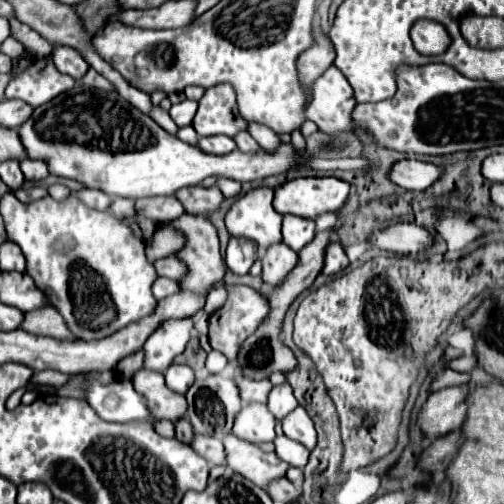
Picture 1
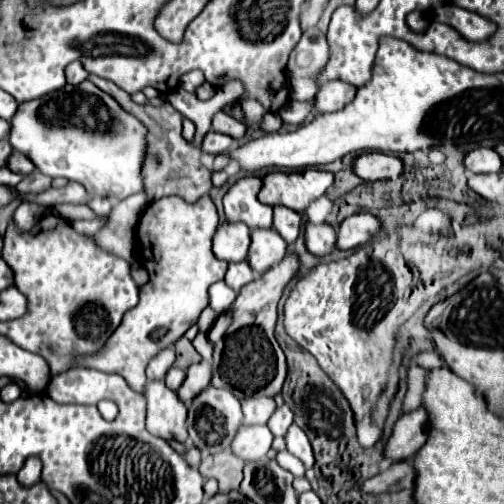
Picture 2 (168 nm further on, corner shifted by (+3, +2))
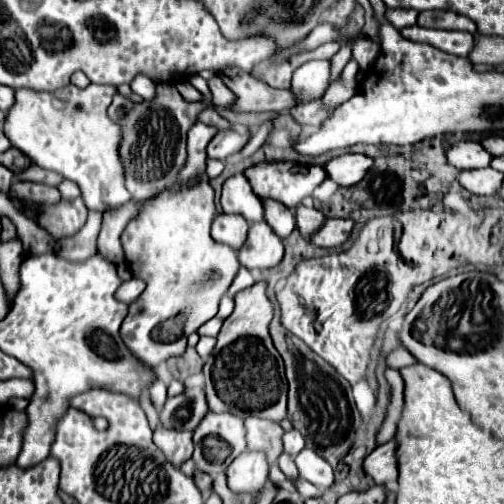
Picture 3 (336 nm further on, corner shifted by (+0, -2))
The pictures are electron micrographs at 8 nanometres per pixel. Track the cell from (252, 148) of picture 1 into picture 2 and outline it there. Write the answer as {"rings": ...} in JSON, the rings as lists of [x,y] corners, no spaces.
{"rings":[[[218,111],[218,113],[214,115],[214,119],[212,119],[212,129],[218,131],[218,133],[224,133],[224,135],[230,135],[230,137],[234,137],[234,139],[240,139],[240,137],[246,133],[246,125],[244,125],[244,123],[236,121],[234,117],[230,117],[230,115],[222,113],[222,111]]]}

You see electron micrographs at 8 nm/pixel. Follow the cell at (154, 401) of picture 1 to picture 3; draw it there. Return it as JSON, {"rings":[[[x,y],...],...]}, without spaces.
{"rings":[[[161,423],[153,431],[153,441],[155,445],[165,453],[165,457],[173,465],[181,465],[187,461],[193,453],[193,441],[191,441],[191,431],[179,431],[179,429],[167,429]]]}

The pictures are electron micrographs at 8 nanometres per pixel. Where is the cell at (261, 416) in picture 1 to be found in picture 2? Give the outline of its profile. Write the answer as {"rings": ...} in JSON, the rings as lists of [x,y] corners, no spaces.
{"rings":[[[266,425],[260,427],[240,427],[236,439],[232,441],[232,453],[242,461],[260,461],[266,457],[272,445],[272,433]]]}

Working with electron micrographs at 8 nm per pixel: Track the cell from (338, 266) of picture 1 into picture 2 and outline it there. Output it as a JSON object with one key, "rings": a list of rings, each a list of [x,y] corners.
{"rings":[[[306,223],[304,227],[304,239],[306,239],[306,249],[312,255],[324,257],[326,253],[330,253],[334,249],[336,243],[336,231],[334,227],[330,227],[328,223],[322,225],[314,225],[314,223]]]}

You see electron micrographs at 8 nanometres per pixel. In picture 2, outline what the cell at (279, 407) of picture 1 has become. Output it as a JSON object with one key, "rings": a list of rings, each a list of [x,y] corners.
{"rings":[[[282,405],[280,409],[276,409],[276,413],[272,415],[272,419],[268,421],[268,429],[270,429],[276,437],[284,437],[286,431],[288,431],[288,427],[292,425],[292,419],[294,419],[294,415],[292,415],[292,411],[288,409],[288,405]]]}

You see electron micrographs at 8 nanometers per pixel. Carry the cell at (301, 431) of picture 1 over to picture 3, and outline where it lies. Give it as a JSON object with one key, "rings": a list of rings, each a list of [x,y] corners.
{"rings":[[[305,447],[297,457],[295,457],[299,475],[303,479],[307,479],[313,485],[323,485],[329,487],[333,485],[333,469],[331,465],[325,463],[323,457],[319,457],[315,451],[311,451],[309,447]]]}

